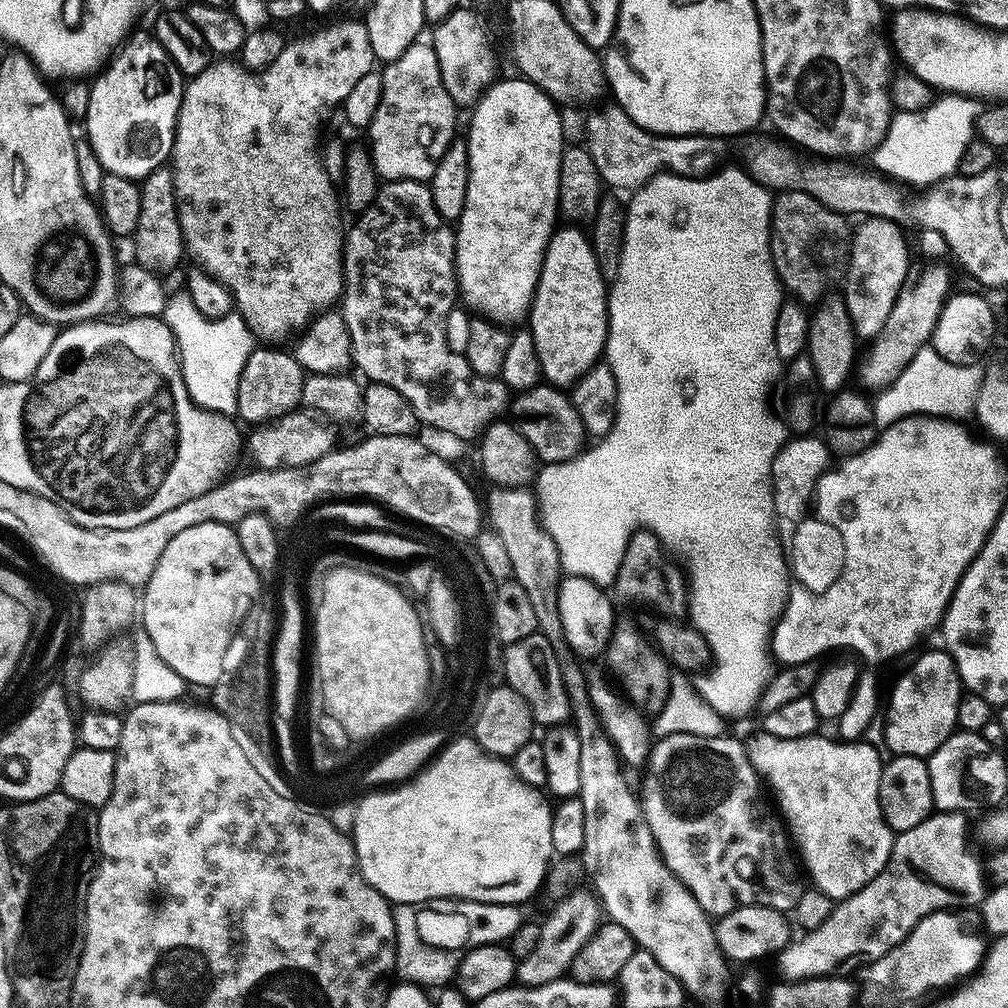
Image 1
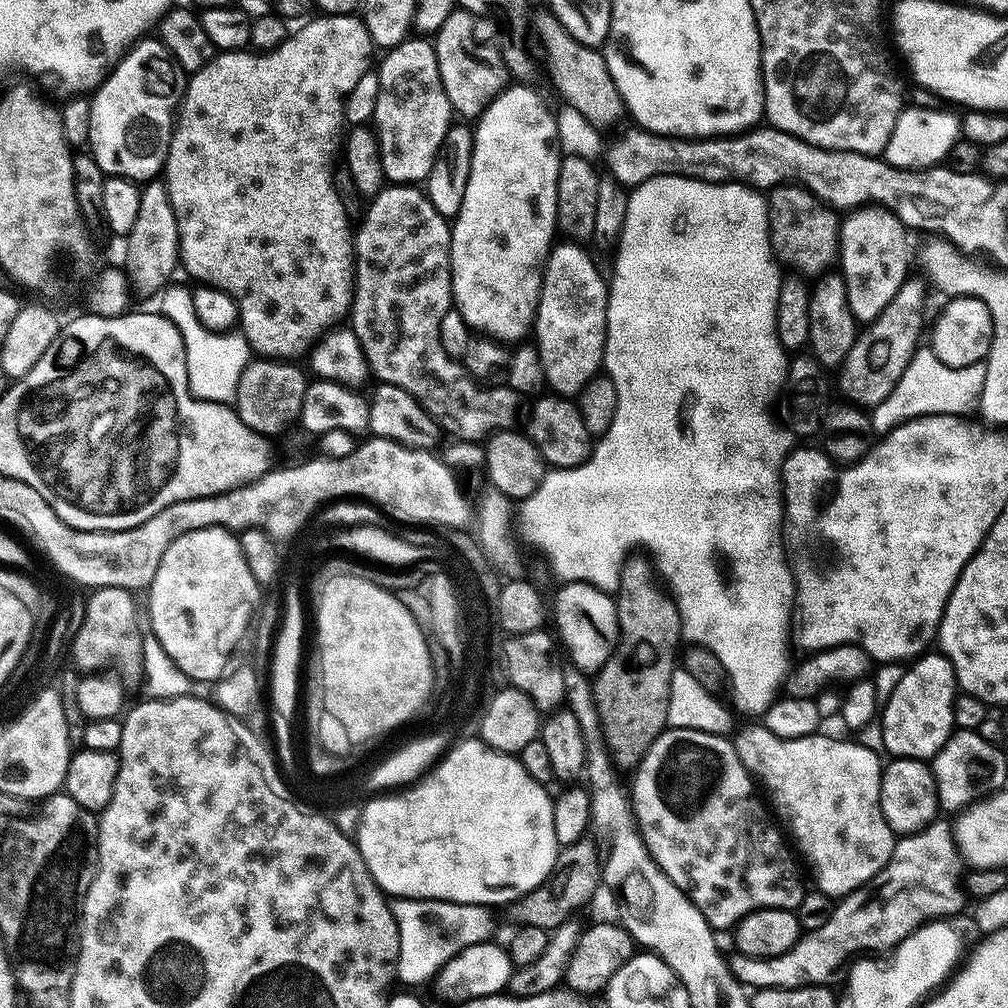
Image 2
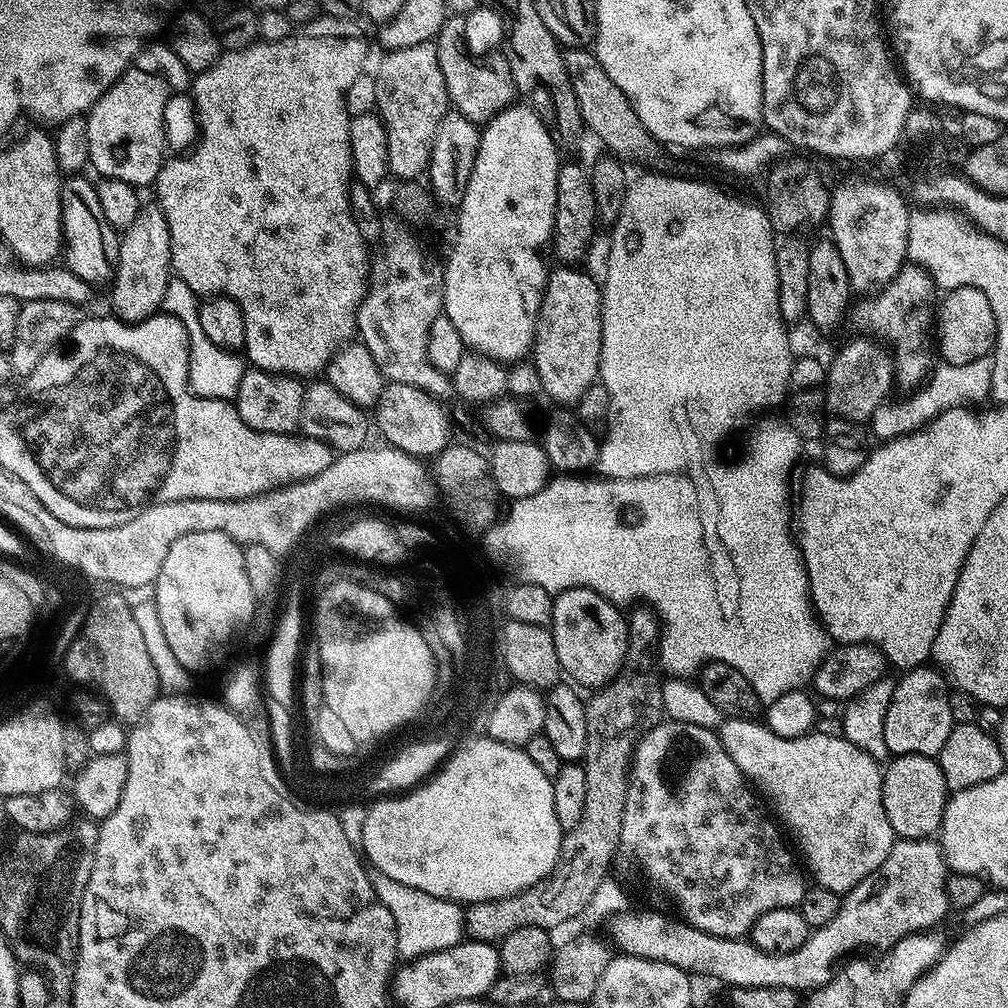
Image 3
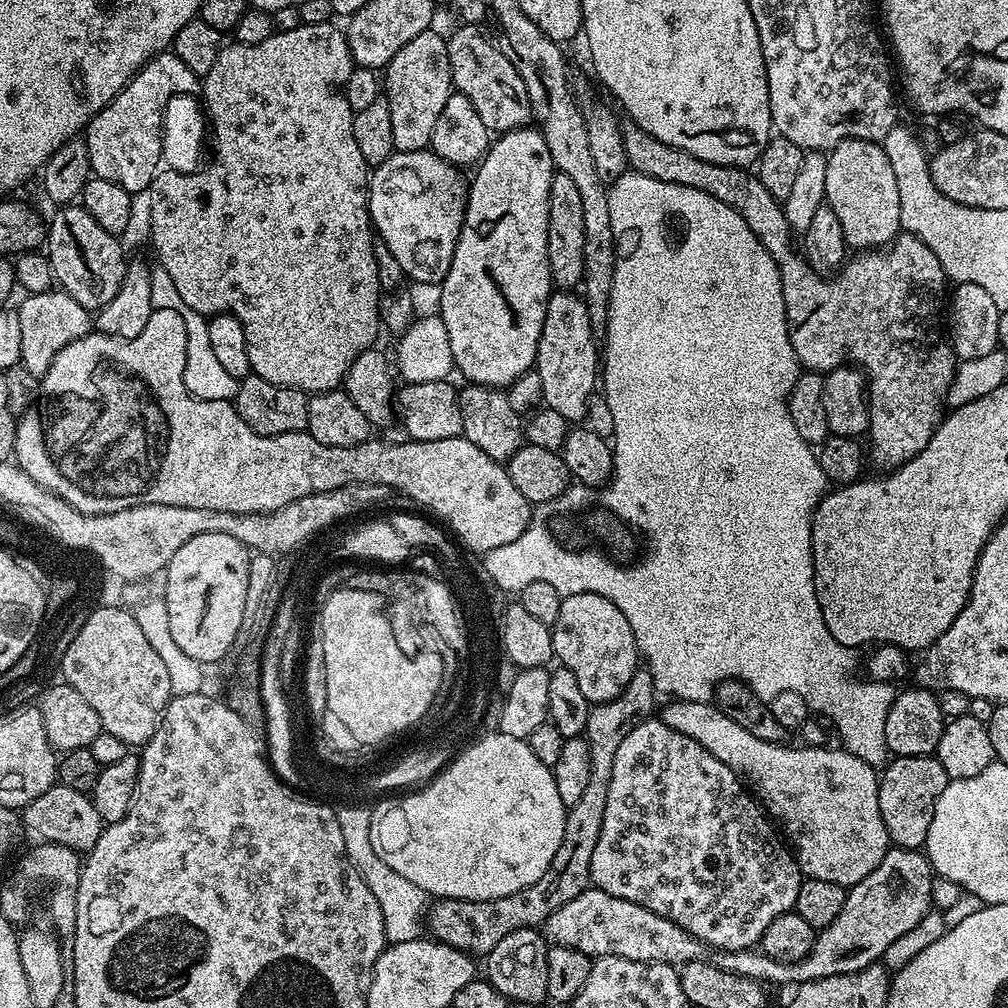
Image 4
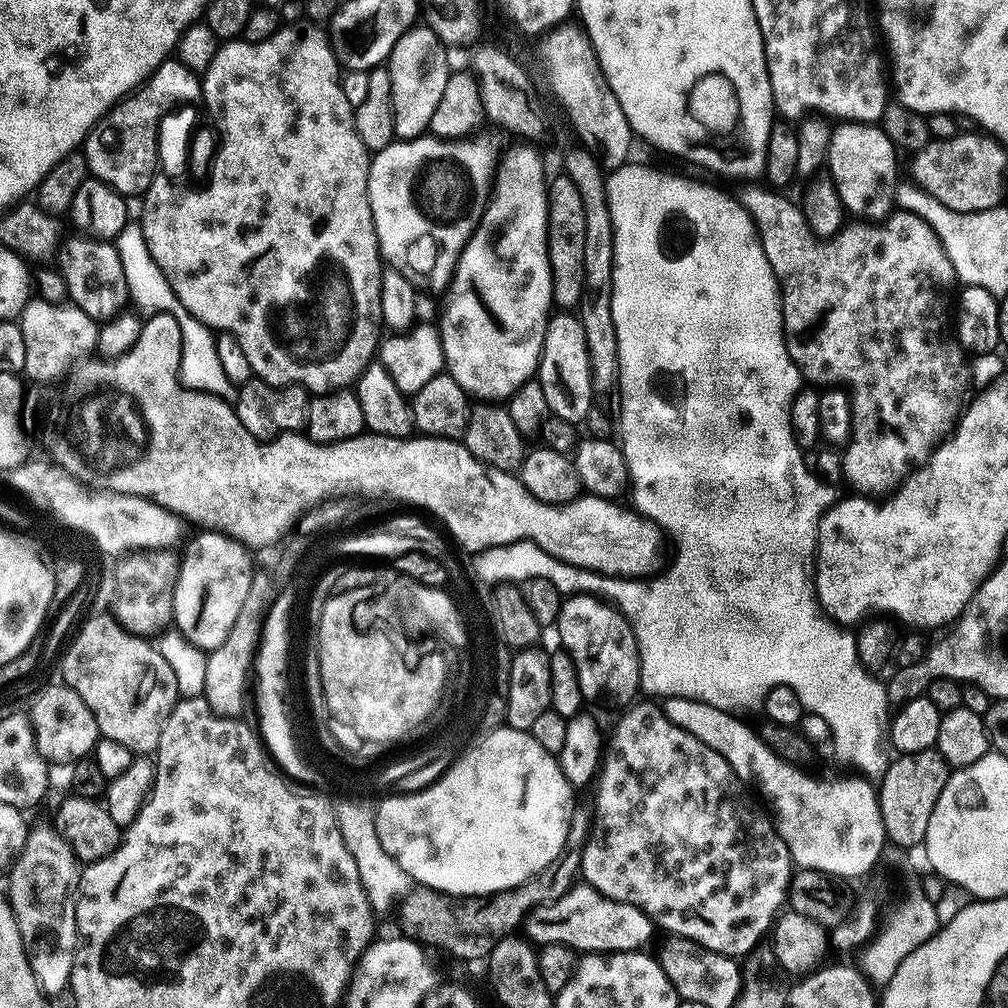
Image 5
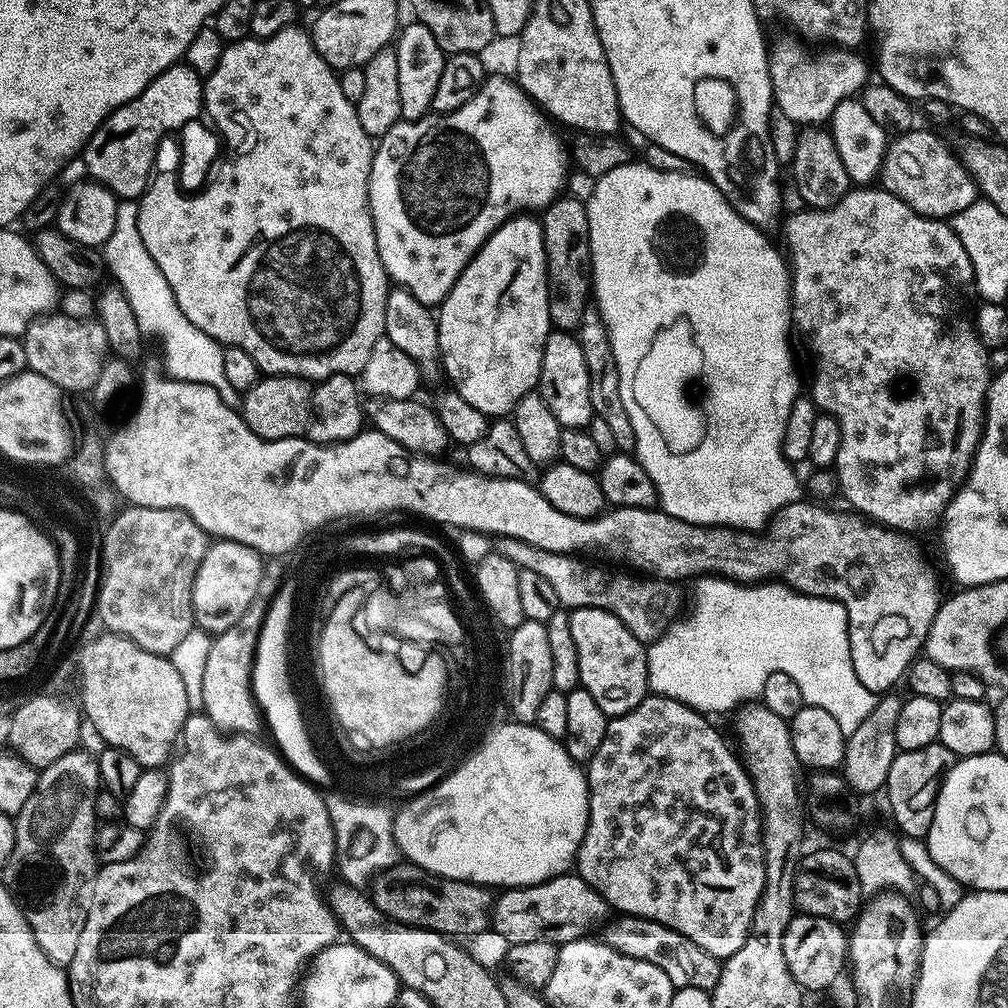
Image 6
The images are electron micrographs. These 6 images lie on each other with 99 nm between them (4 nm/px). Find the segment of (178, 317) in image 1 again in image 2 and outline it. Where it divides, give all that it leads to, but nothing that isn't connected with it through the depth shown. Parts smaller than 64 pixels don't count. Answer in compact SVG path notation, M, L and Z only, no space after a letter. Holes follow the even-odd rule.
M173 283L159 293L158 311L166 317L182 334L182 342L186 350L186 366L184 367L188 381L188 391L197 400L209 400L215 404L231 405L236 398L238 378L242 378L242 370L246 370L250 359L248 340L239 331L211 332L202 322L198 322L198 314L194 314L194 298L189 289Z

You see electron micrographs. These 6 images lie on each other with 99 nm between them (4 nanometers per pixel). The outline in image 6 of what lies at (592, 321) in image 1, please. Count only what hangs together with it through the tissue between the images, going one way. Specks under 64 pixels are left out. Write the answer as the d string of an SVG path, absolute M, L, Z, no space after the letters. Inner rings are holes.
M553 330L546 338L546 346L542 350L542 370L538 391L541 398L550 406L550 414L558 418L561 428L587 428L594 415L590 406L590 374L586 370L586 357L582 354L582 346L575 335L568 330Z

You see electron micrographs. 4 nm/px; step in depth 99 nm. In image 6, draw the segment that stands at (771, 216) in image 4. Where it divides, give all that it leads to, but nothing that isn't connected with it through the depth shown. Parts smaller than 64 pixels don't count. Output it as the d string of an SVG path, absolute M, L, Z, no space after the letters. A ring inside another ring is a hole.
M856 186L856 187L853 187L853 188L852 188L852 189L851 189L851 190L849 190L849 191L848 191L848 192L847 192L847 193L846 193L846 194L845 194L845 196L844 196L844 197L843 197L843 198L842 198L842 199L841 199L841 200L840 200L840 201L839 201L839 202L837 202L837 204L836 204L836 205L834 205L834 206L833 206L833 207L832 207L832 208L828 208L828 209L816 209L816 208L814 208L814 209L811 209L811 210L803 210L803 211L804 211L804 212L800 212L800 213L798 213L798 214L797 214L797 216L796 216L796 221L794 221L794 222L793 222L793 224L788 224L788 225L786 225L786 226L785 226L785 228L784 228L784 244L785 244L785 245L784 245L784 244L783 244L783 247L784 247L784 248L785 248L785 249L786 249L786 252L787 252L787 248L786 248L786 247L788 247L788 252L789 252L789 253L788 253L788 252L787 252L787 255L788 255L788 256L789 256L789 257L790 257L790 279L791 279L791 281L792 281L792 323L793 323L793 325L794 325L794 326L795 326L795 329L796 329L796 330L797 330L797 331L798 331L798 332L799 332L799 330L800 330L800 336L801 336L801 338L802 338L802 339L804 339L804 344L805 344L805 346L806 346L806 347L808 347L808 352L809 352L809 354L810 354L810 355L812 355L812 400L813 400L813 402L814 402L814 403L816 403L816 404L817 404L817 406L818 406L818 407L820 407L820 408L817 408L817 409L819 409L819 411L820 411L820 412L821 412L821 413L824 413L824 414L831 414L831 415L833 415L833 416L835 416L835 417L836 417L836 420L837 420L837 422L839 422L839 423L840 423L840 425L841 425L841 426L842 426L842 446L838 446L838 458L837 458L837 459L836 459L836 462L835 462L835 465L834 465L834 471L835 471L835 474L836 474L836 477L837 477L837 478L838 478L838 482L839 482L839 483L840 483L840 491L839 491L839 495L840 495L840 496L841 496L841 497L843 497L843 496L845 496L845 498L846 498L846 499L848 499L848 500L849 500L849 502L850 502L850 503L852 503L852 504L853 504L853 506L854 506L854 507L856 507L856 508L857 508L857 509L856 509L856 508L853 508L853 509L855 509L855 511L856 511L856 512L857 512L857 513L859 513L859 515L860 515L860 516L861 516L861 517L864 517L864 518L867 518L867 519L868 519L868 520L869 520L869 521L872 521L872 522L875 522L875 523L878 523L878 524L882 524L882 525L884 525L884 527L885 527L885 528L890 528L890 529L893 529L893 530L895 530L895 531L898 531L898 532L902 532L902 533L905 533L905 534L913 534L913 533L912 533L912 532L916 532L916 531L918 531L918 530L919 530L919 528L924 528L924 527L926 527L926 526L927 526L927 524L932 524L932 523L934 523L934 522L935 522L935 520L936 520L936 523L937 523L937 521L939 521L939 520L940 520L940 519L941 519L941 517L943 517L943 515L944 515L944 509L945 509L945 508L947 508L947 507L948 507L948 504L949 504L949 503L950 503L950 502L951 502L951 501L952 501L952 498L953 498L953 496L955 496L955 494L956 494L956 489L957 489L957 488L959 488L959 487L960 487L960 485L961 485L961 484L962 484L962 483L963 483L963 481L964 481L964 477L965 477L965 476L967 476L967 475L968 475L968 470L969 470L969 468L971 468L971 466L972 466L972 457L973 457L973 456L975 456L975 454L976 454L976 447L977 447L977 446L979 446L979 445L980 445L980 436L981 436L981 434L983 434L983 432L984 432L984 406L985 406L985 403L986 403L986 397L987 397L987 395L988 395L988 386L989 386L989 383L990 383L990 367L989 367L989 363L988 363L988 355L989 355L989 349L987 349L987 348L985 348L985 346L984 346L984 344L983 344L983 343L982 343L982 342L981 342L981 340L980 340L980 338L979 338L979 334L978 334L978 332L977 332L977 330L976 330L976 325L975 325L975 323L973 323L973 321L972 321L972 320L971 320L971 319L970 319L970 312L969 312L969 316L968 316L968 308L967 308L967 306L966 306L966 305L964 305L964 296L963 296L963 294L962 294L962 293L960 293L960 288L969 288L969 289L971 289L971 288L972 288L972 287L973 287L973 284L974 284L974 281L973 281L973 279L972 279L972 267L971 267L971 266L970 266L970 258L969 258L969 257L968 257L968 255L967 255L967 254L966 254L966 249L964 249L964 247L962 247L962 242L958 242L958 234L954 234L954 230L953 230L953 229L952 229L952 226L951 226L951 223L948 223L948 222L945 222L945 221L944 221L944 220L943 220L943 219L940 219L940 218L933 218L933 217L931 217L931 216L923 216L923 215L922 215L922 214L918 214L918 213L917 213L917 212L916 212L916 211L915 211L915 210L914 210L914 209L913 209L913 208L911 208L911 207L910 207L910 206L906 206L906 202L902 202L902 201L901 201L901 200L900 200L900 199L899 199L899 198L897 198L897 196L895 196L895 195L894 195L894 194L890 194L890 193L889 193L889 192L886 192L886 191L884 191L884 189L883 189L883 187L880 187L880 186Z

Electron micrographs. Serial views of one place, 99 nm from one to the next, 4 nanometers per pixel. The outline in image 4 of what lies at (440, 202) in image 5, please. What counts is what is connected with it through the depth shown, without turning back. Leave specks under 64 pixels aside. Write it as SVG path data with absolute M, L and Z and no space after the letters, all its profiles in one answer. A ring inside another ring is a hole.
M431 150L422 152L393 152L386 162L371 169L368 182L368 219L379 243L385 244L394 254L398 266L402 266L409 281L417 280L420 284L439 286L444 283L454 258L460 227L464 221L464 211L468 205L469 181L459 167L442 158Z

